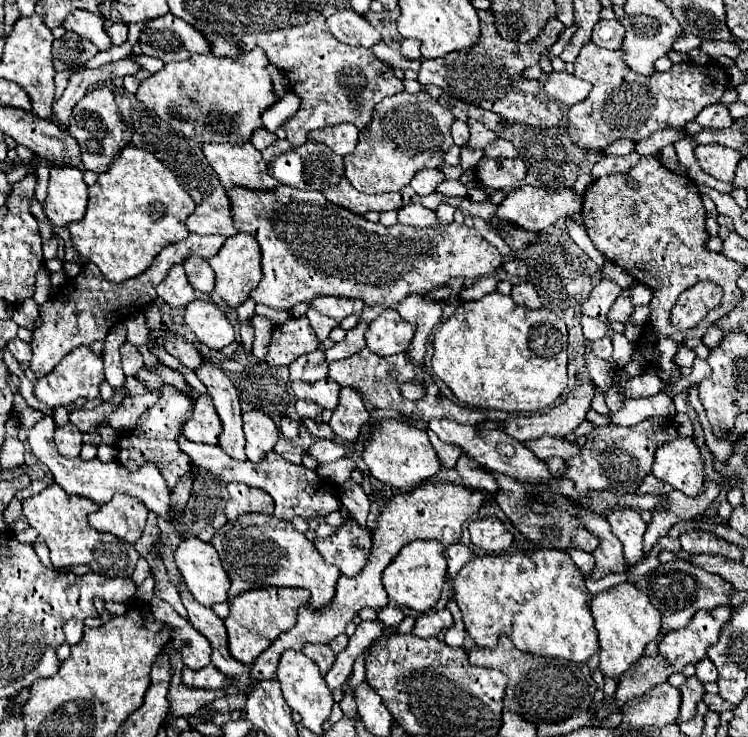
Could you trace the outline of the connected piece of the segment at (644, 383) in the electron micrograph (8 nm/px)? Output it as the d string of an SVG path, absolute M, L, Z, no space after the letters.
M638 375L626 381L624 385L624 395L628 399L640 399L640 397L650 397L656 395L664 389L664 383L654 377L654 375Z

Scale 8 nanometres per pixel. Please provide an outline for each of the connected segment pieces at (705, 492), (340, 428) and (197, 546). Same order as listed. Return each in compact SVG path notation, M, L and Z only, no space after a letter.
M712 481L704 483L702 491L696 497L686 497L680 491L670 491L666 495L666 501L662 501L662 505L658 505L654 509L652 521L646 525L642 559L646 559L650 549L658 543L660 537L664 537L670 531L672 525L676 525L680 521L690 521L690 519L702 515L710 507L710 503L718 497L718 493L720 493L720 487Z
M342 387L340 403L338 403L336 411L332 413L332 419L328 421L328 425L336 433L336 437L352 443L352 441L356 441L356 435L360 433L360 427L366 423L368 417L370 415L368 415L362 399L358 397L358 393L350 387Z
M198 537L184 539L178 545L174 559L182 579L200 605L212 607L214 603L228 601L230 579L210 543L204 543Z

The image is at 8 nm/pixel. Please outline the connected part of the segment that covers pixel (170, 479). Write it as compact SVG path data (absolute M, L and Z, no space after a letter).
M164 385L164 387L160 387L160 391L162 391L162 397L158 399L158 403L154 407L150 407L142 413L136 429L132 433L122 433L118 437L118 445L116 445L118 463L124 465L128 471L136 471L140 465L152 461L162 471L166 483L170 487L174 487L184 475L190 473L190 457L178 449L176 437L180 435L184 421L192 413L194 399L190 399L186 393L178 391L172 385Z

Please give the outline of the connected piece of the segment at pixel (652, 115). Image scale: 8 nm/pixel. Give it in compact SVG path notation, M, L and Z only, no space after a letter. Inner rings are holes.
M588 41L582 47L578 59L574 61L574 75L584 81L590 81L592 91L584 101L570 107L570 111L568 111L568 137L572 139L572 143L576 147L594 149L594 151L604 151L612 141L622 139L622 137L632 139L632 141L640 141L640 139L644 139L660 129L666 129L666 127L672 127L672 129L684 127L706 105L718 103L728 87L728 73L720 65L676 63L676 65L672 65L672 69L668 73L654 73L652 77L644 77L644 75L638 75L626 67L626 63L622 61L622 49L618 49L618 51L602 49L602 47L594 45L592 41Z

